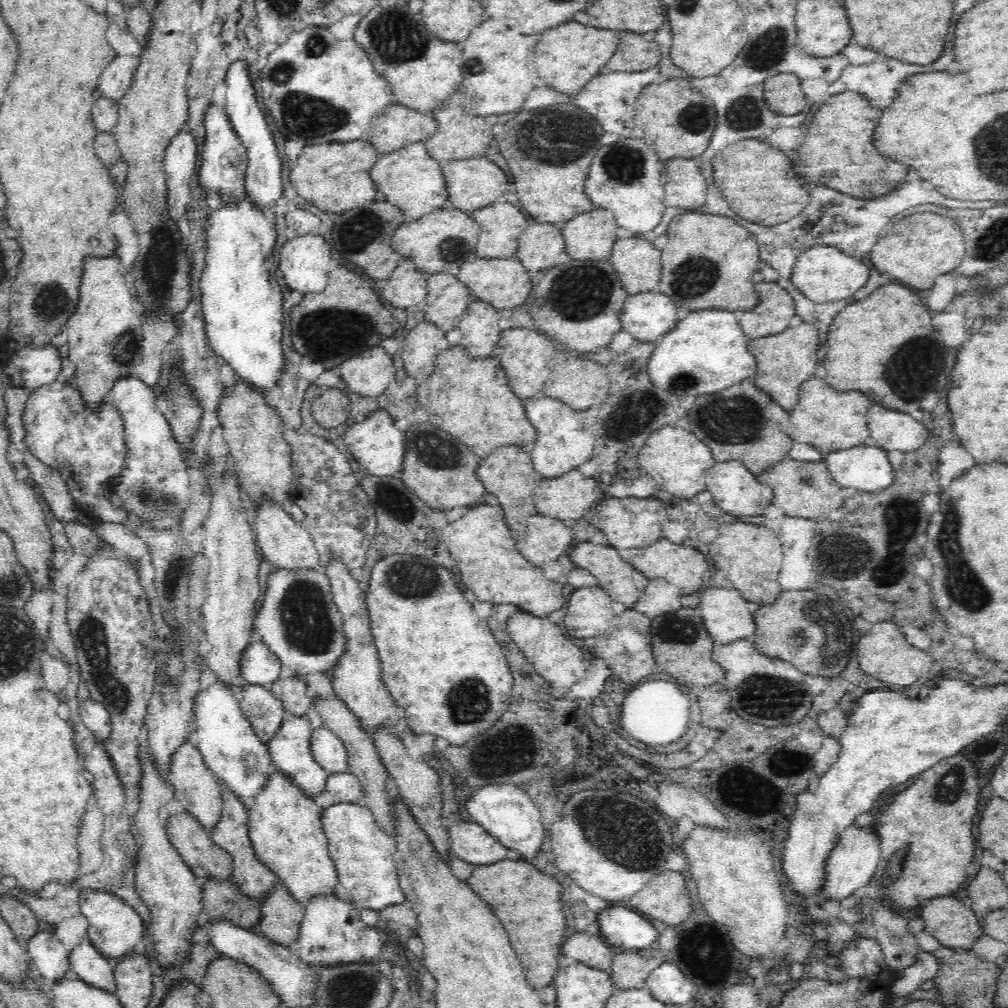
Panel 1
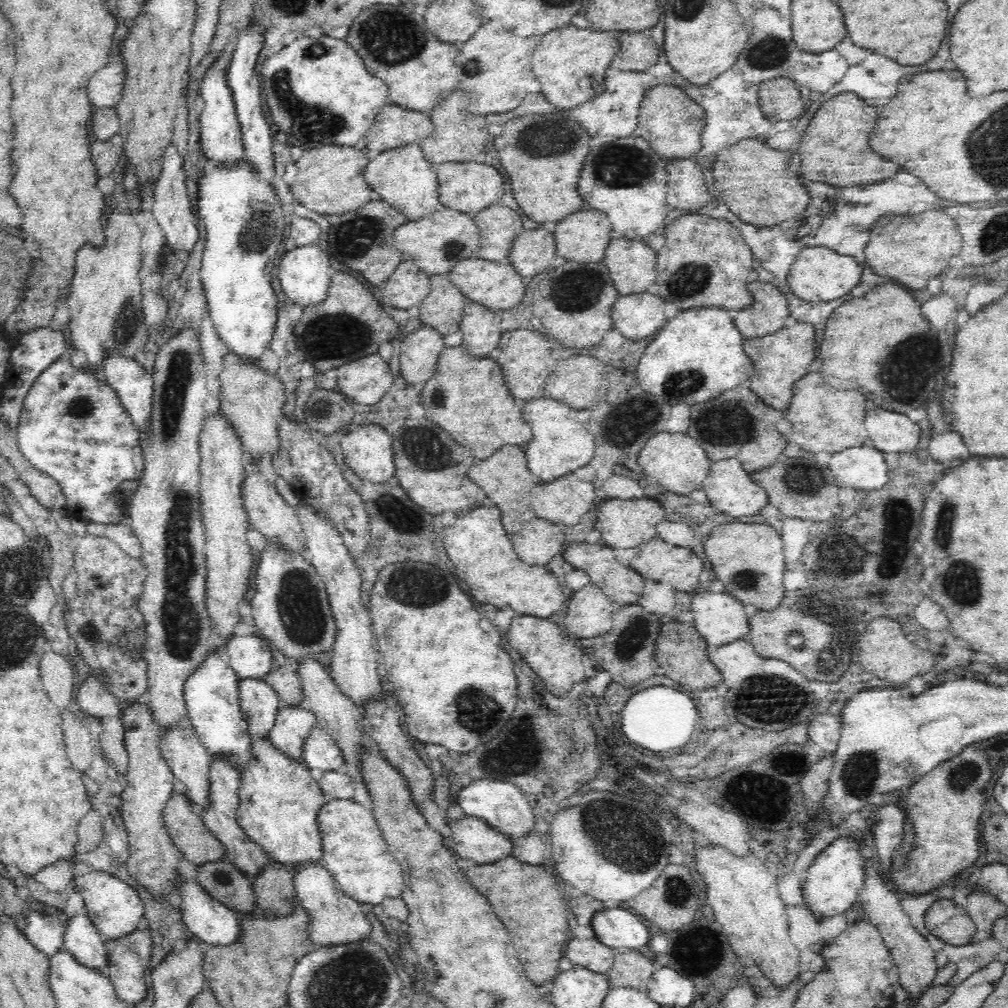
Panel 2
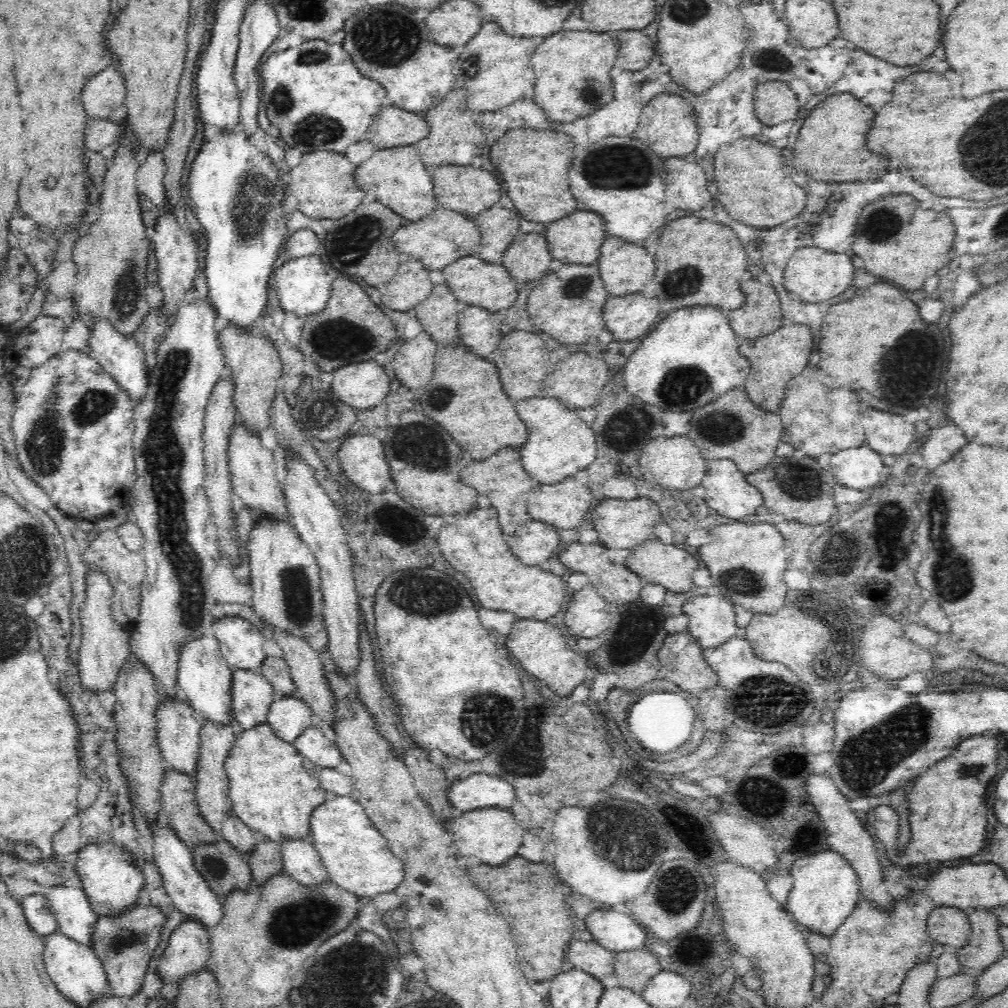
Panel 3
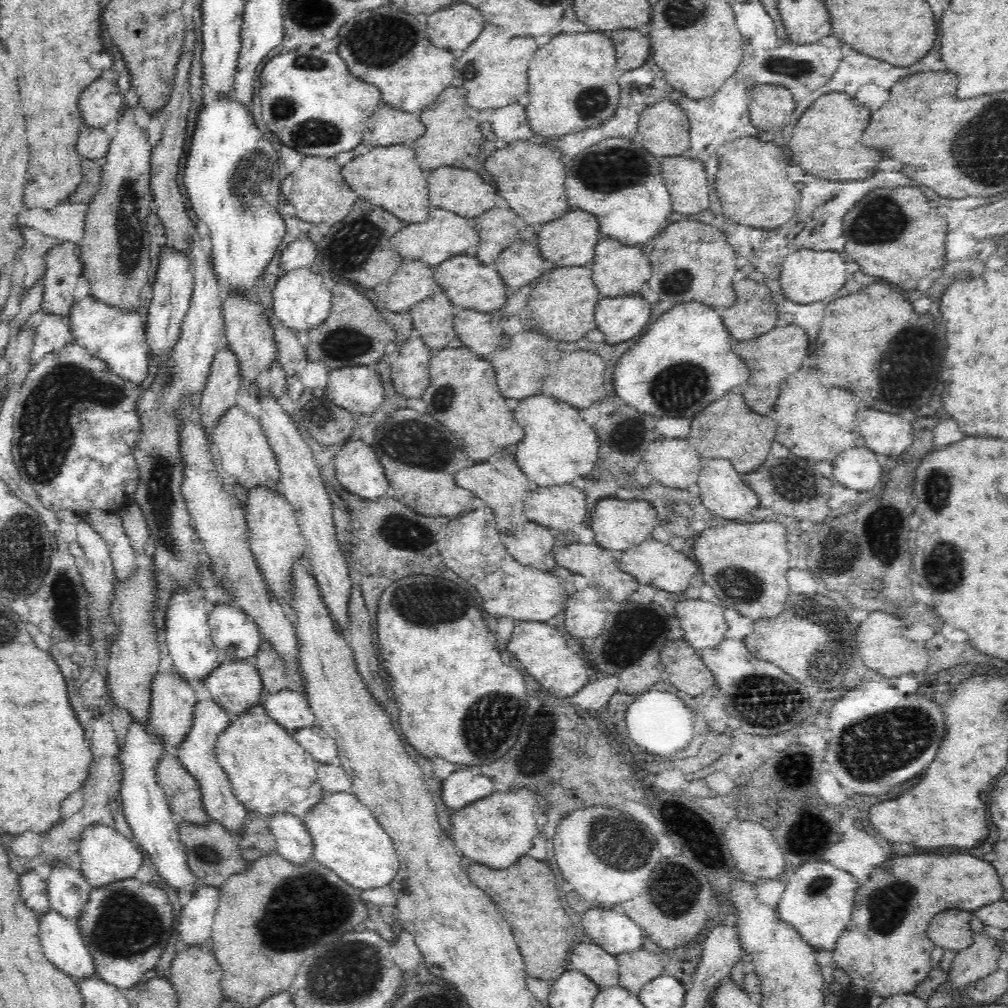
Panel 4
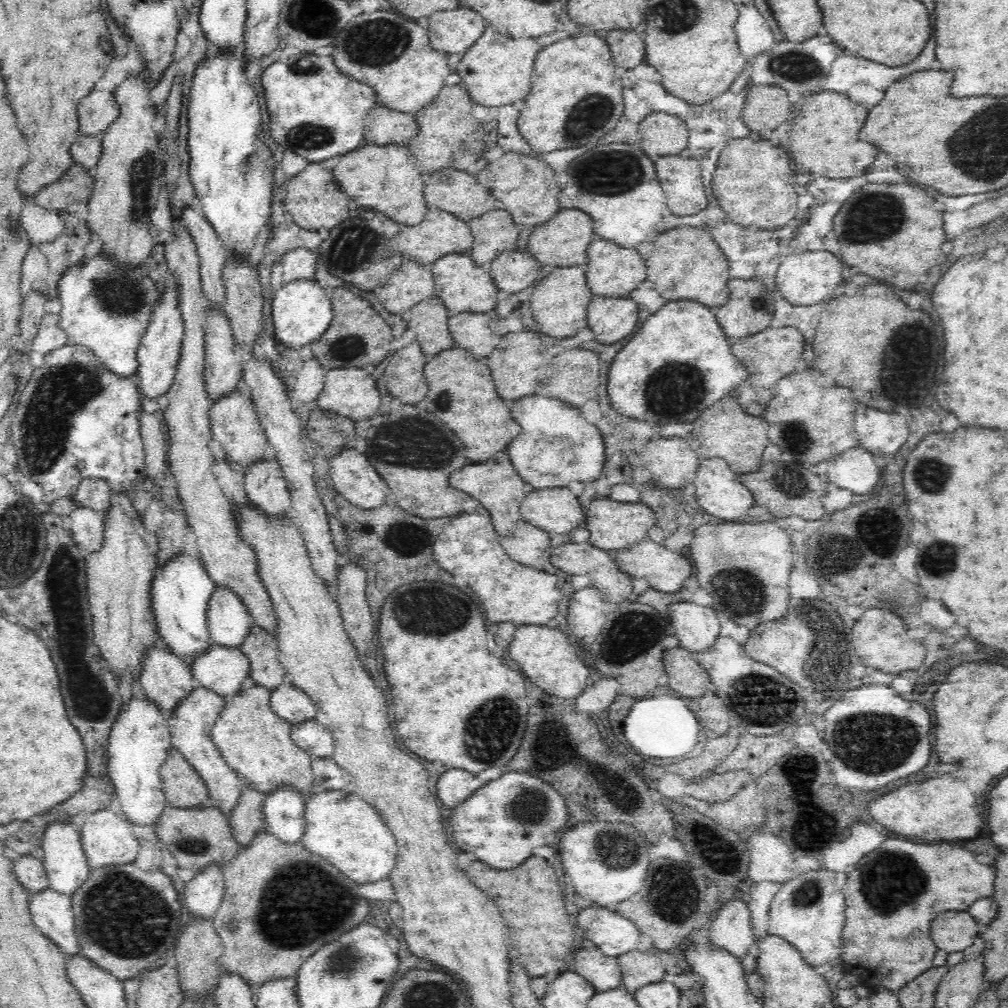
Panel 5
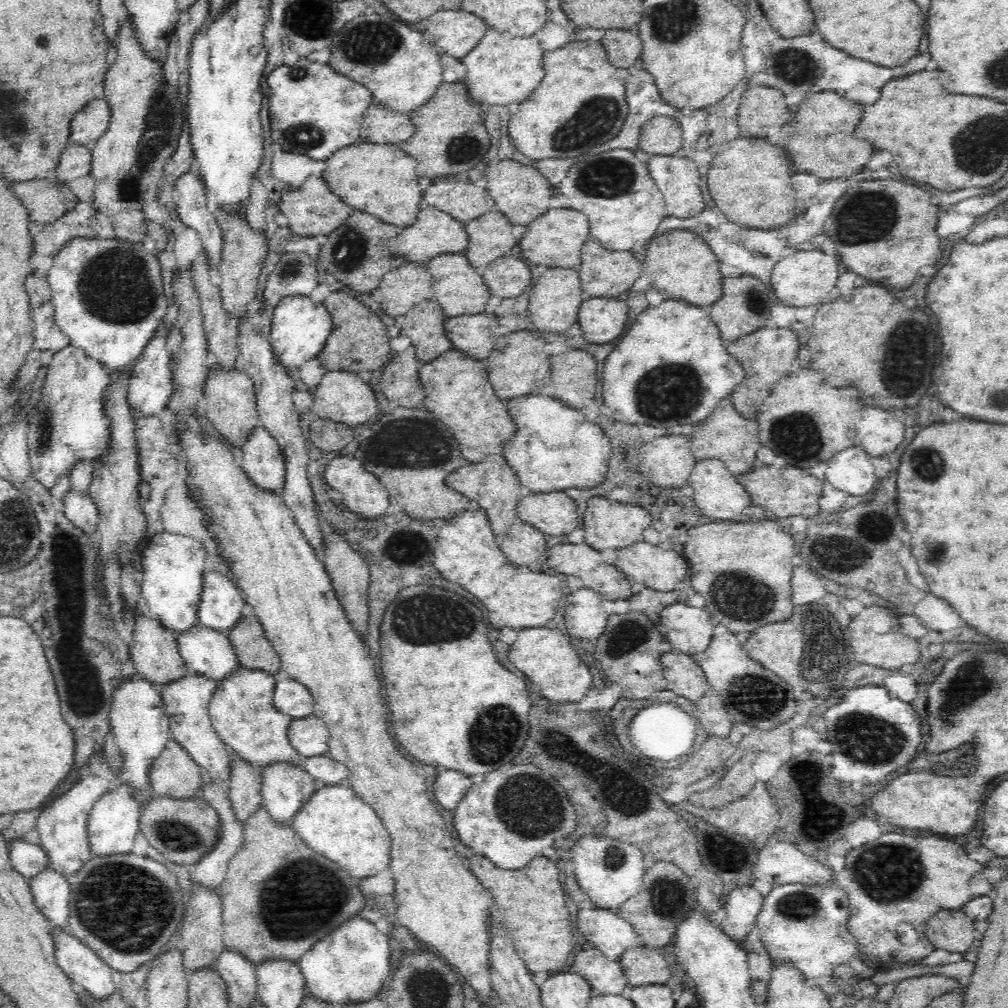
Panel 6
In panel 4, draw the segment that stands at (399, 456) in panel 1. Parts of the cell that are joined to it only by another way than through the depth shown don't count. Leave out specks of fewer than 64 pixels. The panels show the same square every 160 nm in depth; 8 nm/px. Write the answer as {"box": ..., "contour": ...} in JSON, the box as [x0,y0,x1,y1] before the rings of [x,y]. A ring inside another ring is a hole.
{"box":[335,439,391,500],"contour":[[[362,439],[343,443],[335,458],[335,469],[338,481],[363,499],[376,500],[391,487],[376,450]]]}

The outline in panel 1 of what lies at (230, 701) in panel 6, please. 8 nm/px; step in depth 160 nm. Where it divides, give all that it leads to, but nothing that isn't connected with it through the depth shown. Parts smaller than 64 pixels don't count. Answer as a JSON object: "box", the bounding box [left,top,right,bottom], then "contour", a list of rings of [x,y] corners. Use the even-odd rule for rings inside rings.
{"box":[247,772,340,908],"contour":[[[276,772],[271,775],[270,783],[257,797],[257,802],[247,808],[250,816],[250,840],[254,845],[256,856],[259,861],[266,865],[277,877],[277,880],[286,888],[286,891],[298,905],[306,908],[313,899],[321,897],[338,897],[340,881],[338,871],[332,857],[329,855],[329,844],[321,824],[321,814],[324,805],[320,801],[306,799],[302,791],[290,783],[282,773]]]}

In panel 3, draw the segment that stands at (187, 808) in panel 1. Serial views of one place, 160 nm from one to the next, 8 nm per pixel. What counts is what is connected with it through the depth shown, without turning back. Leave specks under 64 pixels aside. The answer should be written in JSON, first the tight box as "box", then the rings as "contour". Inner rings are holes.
{"box":[156,696,202,782],"contour":[[[161,696],[162,702],[156,710],[156,718],[158,719],[157,739],[161,756],[171,769],[192,777],[193,781],[196,782],[196,776],[201,766],[200,732],[202,732],[202,723],[186,701],[169,700],[169,698]]]}

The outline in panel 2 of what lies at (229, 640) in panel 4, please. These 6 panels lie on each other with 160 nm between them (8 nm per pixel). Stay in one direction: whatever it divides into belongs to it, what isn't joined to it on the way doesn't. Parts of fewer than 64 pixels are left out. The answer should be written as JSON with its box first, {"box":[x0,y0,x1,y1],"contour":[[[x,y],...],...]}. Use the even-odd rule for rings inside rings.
{"box":[225,634,276,680],"contour":[[[234,634],[225,652],[239,679],[263,680],[276,667],[269,643],[255,635]]]}

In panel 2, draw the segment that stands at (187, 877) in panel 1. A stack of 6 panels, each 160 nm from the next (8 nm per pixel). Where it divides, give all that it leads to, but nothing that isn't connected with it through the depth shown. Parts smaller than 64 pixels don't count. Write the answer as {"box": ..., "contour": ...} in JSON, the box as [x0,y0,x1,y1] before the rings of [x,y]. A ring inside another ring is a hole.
{"box":[121,701,184,903],"contour":[[[141,701],[138,704],[132,704],[121,713],[121,718],[126,727],[124,739],[126,739],[129,757],[127,783],[121,808],[129,837],[127,869],[142,889],[154,897],[154,901],[168,903],[174,896],[174,892],[179,892],[184,882],[180,874],[180,864],[184,859],[183,852],[178,850],[168,835],[163,818],[166,804],[170,803],[178,785],[171,769],[161,756],[159,726],[151,716],[148,703]]]}

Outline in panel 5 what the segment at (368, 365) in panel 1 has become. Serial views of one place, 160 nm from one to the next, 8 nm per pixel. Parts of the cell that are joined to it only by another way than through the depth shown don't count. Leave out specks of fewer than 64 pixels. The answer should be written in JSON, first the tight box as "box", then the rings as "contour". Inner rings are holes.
{"box":[316,368,381,422],"contour":[[[365,368],[329,369],[316,401],[318,408],[332,410],[356,422],[379,412],[381,394],[376,377]]]}

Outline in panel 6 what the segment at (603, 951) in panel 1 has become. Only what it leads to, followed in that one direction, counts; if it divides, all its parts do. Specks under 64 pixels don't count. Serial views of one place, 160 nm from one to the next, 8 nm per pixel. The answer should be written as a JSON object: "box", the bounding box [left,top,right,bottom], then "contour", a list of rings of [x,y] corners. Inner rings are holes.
{"box":[572,949,627,996],"contour":[[[596,949],[581,950],[575,956],[572,972],[580,973],[592,987],[592,996],[626,994],[627,976],[620,961],[608,958]]]}

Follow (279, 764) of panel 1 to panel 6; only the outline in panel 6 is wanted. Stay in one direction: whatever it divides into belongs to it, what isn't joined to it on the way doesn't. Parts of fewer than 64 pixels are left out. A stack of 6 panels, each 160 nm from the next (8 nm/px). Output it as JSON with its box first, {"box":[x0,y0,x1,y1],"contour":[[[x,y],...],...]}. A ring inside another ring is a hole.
{"box":[273,678,314,719],"contour":[[[290,678],[275,682],[273,706],[282,714],[293,719],[304,718],[313,714],[314,704],[310,691],[300,682]]]}

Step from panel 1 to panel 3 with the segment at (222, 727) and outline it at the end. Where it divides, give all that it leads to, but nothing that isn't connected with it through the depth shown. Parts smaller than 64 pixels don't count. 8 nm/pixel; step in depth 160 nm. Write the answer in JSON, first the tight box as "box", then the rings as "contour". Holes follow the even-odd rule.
{"box":[177,634,245,738],"contour":[[[209,634],[204,638],[192,640],[184,646],[184,652],[182,652],[180,664],[178,664],[177,682],[180,690],[186,694],[187,704],[201,723],[213,722],[219,726],[227,726],[235,738],[240,738],[240,734],[245,728],[234,719],[232,676],[233,669],[229,667],[226,659],[222,656],[220,641],[216,636]]]}

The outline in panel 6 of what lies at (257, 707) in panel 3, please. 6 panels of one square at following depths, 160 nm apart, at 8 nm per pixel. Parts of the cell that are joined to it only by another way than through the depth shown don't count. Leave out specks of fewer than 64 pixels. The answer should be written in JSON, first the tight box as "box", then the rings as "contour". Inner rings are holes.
{"box":[178,624,241,683],"contour":[[[198,624],[196,628],[192,628],[190,632],[184,632],[184,634],[178,634],[178,649],[184,659],[189,671],[209,678],[218,683],[222,680],[226,680],[228,676],[232,676],[234,672],[238,672],[238,668],[241,668],[241,664],[238,658],[238,653],[234,650],[231,642],[225,633],[220,633],[217,630],[206,628],[202,624]]]}

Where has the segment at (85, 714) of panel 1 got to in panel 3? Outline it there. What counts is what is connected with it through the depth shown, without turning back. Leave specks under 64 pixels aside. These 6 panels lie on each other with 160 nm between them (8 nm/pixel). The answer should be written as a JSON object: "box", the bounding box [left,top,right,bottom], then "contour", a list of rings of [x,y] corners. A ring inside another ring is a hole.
{"box":[77,572,132,695],"contour":[[[88,572],[86,600],[79,613],[83,627],[77,667],[82,688],[96,695],[114,691],[114,684],[118,682],[120,668],[132,657],[129,645],[130,633],[122,630],[112,620],[110,601],[111,588],[108,579],[99,572]]]}

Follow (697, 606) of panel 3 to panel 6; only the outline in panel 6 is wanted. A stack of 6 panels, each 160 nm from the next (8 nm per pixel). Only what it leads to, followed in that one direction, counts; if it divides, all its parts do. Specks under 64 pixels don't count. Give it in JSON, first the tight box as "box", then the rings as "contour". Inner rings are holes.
{"box":[660,602,714,655],"contour":[[[674,602],[666,606],[660,614],[660,626],[665,634],[665,640],[672,643],[672,650],[693,655],[708,648],[714,638],[714,623],[710,614],[702,608],[686,605],[685,602]]]}

